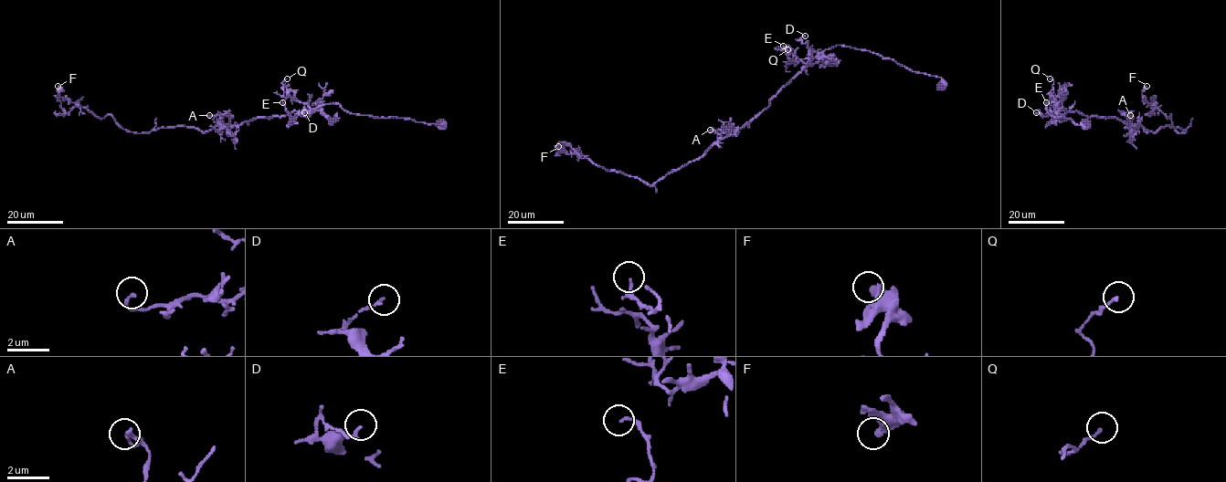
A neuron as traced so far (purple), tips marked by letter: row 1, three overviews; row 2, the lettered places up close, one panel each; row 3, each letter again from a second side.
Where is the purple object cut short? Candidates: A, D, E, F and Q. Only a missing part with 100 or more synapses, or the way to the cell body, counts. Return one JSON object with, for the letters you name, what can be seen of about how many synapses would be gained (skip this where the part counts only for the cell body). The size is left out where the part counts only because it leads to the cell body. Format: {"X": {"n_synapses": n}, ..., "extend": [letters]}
{"extend": []}

